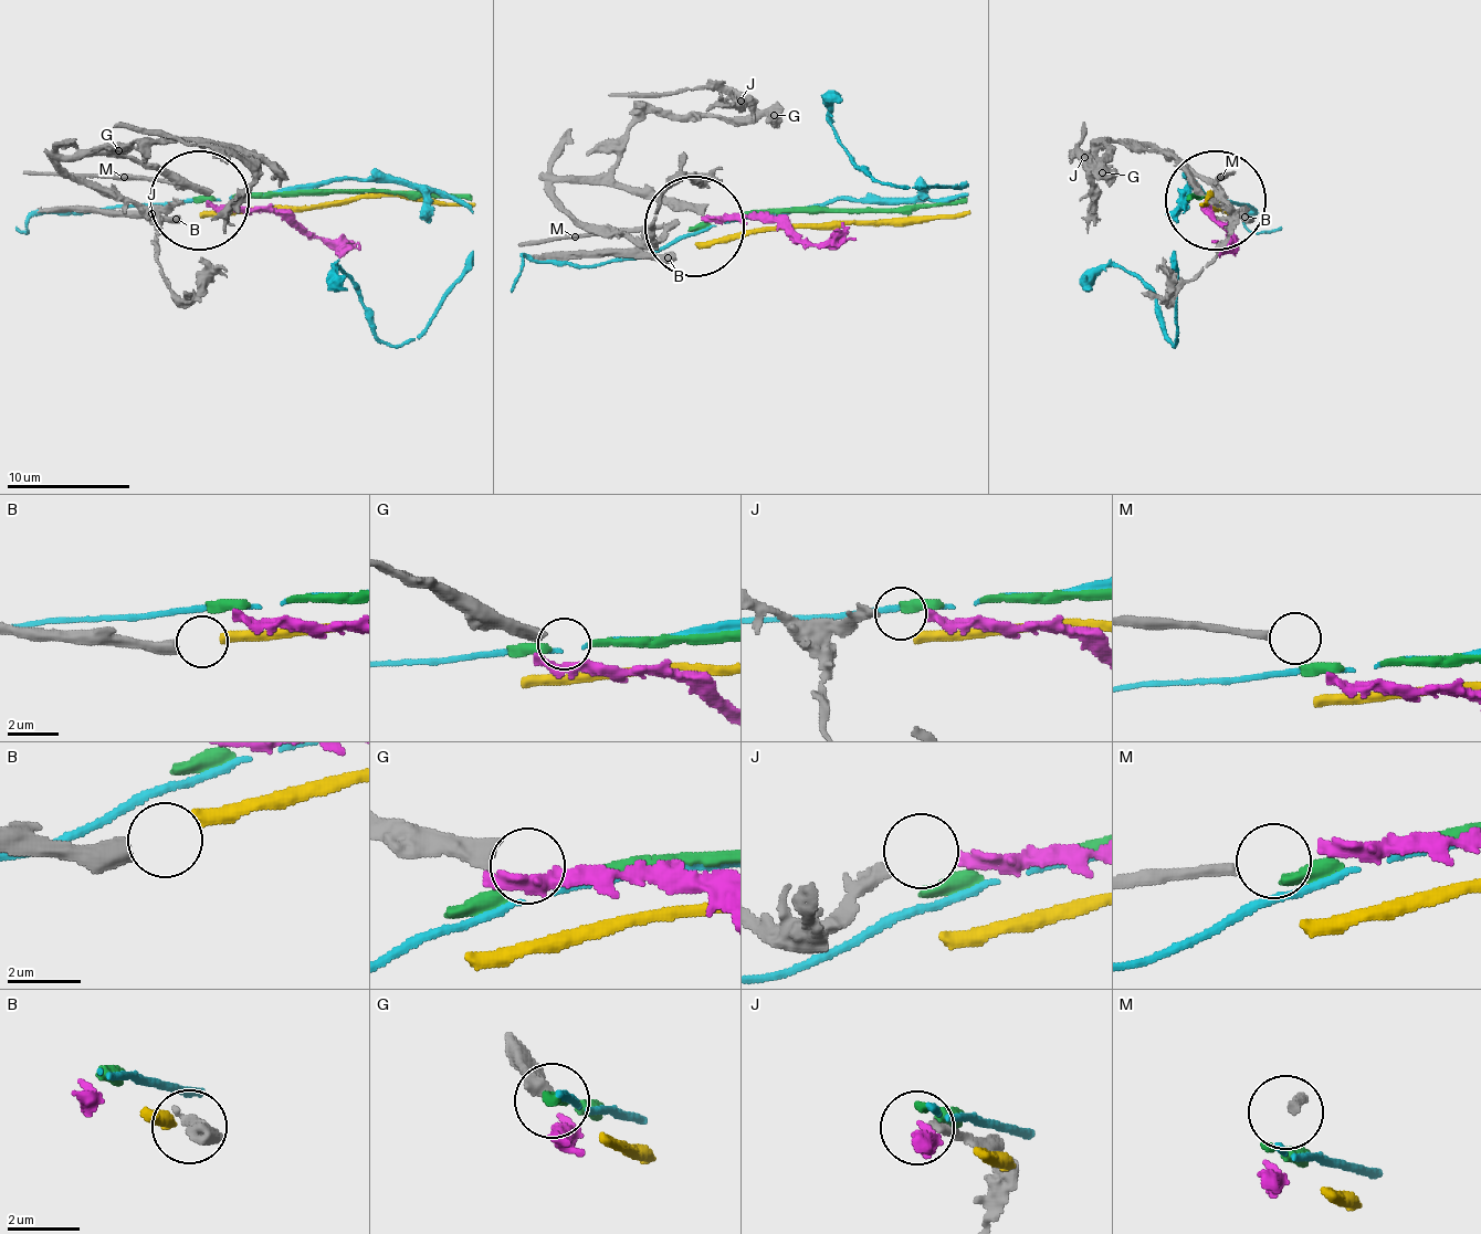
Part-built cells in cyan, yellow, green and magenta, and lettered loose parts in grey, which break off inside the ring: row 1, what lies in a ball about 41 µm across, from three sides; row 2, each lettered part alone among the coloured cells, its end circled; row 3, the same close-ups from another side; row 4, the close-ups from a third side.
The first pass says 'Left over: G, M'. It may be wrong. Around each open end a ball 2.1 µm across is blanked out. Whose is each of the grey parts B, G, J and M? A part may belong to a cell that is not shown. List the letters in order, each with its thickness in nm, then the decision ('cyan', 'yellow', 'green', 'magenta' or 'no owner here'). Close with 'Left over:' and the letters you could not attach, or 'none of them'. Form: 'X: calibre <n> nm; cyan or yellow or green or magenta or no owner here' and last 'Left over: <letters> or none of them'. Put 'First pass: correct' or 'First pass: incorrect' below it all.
B: calibre 500 nm; yellow
G: calibre 440 nm; no owner here
J: calibre 340 nm; magenta
M: calibre 320 nm; no owner here
Left over: G, M
First pass: correct

